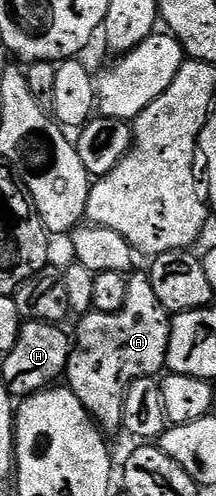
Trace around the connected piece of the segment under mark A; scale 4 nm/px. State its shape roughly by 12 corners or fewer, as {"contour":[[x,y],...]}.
{"contour":[[147,272],[113,313],[85,313],[66,385],[120,433],[136,378],[168,364],[172,323]]}

